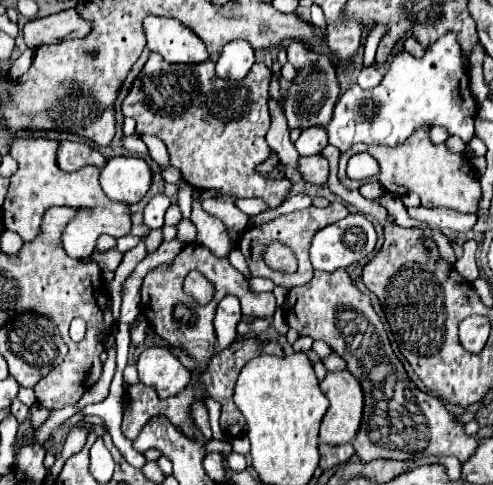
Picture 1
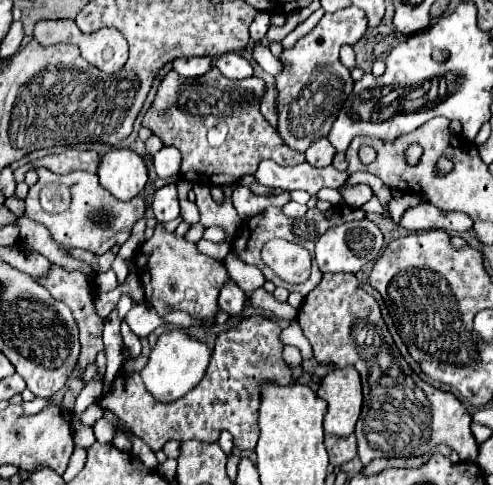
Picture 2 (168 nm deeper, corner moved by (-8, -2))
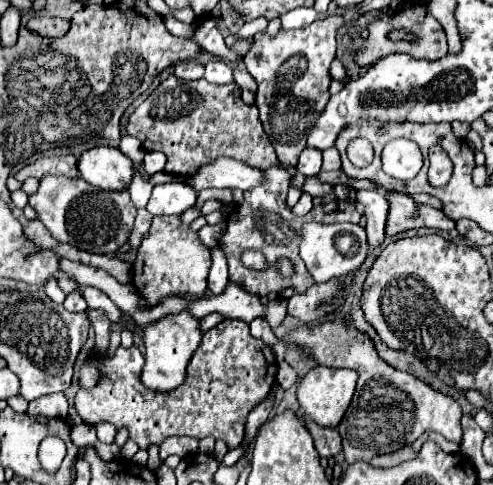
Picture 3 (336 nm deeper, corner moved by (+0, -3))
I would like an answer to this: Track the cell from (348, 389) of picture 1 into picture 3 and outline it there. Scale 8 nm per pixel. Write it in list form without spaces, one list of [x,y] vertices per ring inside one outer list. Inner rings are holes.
[[[318,365],[318,367],[310,369],[306,373],[306,377],[298,383],[298,391],[296,391],[298,403],[300,403],[302,411],[318,425],[336,427],[352,401],[352,395],[356,389],[356,379],[358,379],[358,375],[352,369],[334,369],[334,367]]]

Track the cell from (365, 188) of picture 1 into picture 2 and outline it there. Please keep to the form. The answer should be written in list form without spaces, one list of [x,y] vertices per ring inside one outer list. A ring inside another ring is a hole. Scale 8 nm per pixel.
[[[358,184],[358,186],[348,186],[348,188],[342,186],[340,192],[344,196],[344,202],[348,206],[352,206],[352,208],[362,206],[364,202],[368,202],[374,196],[374,192],[372,192],[372,188],[368,184]]]

